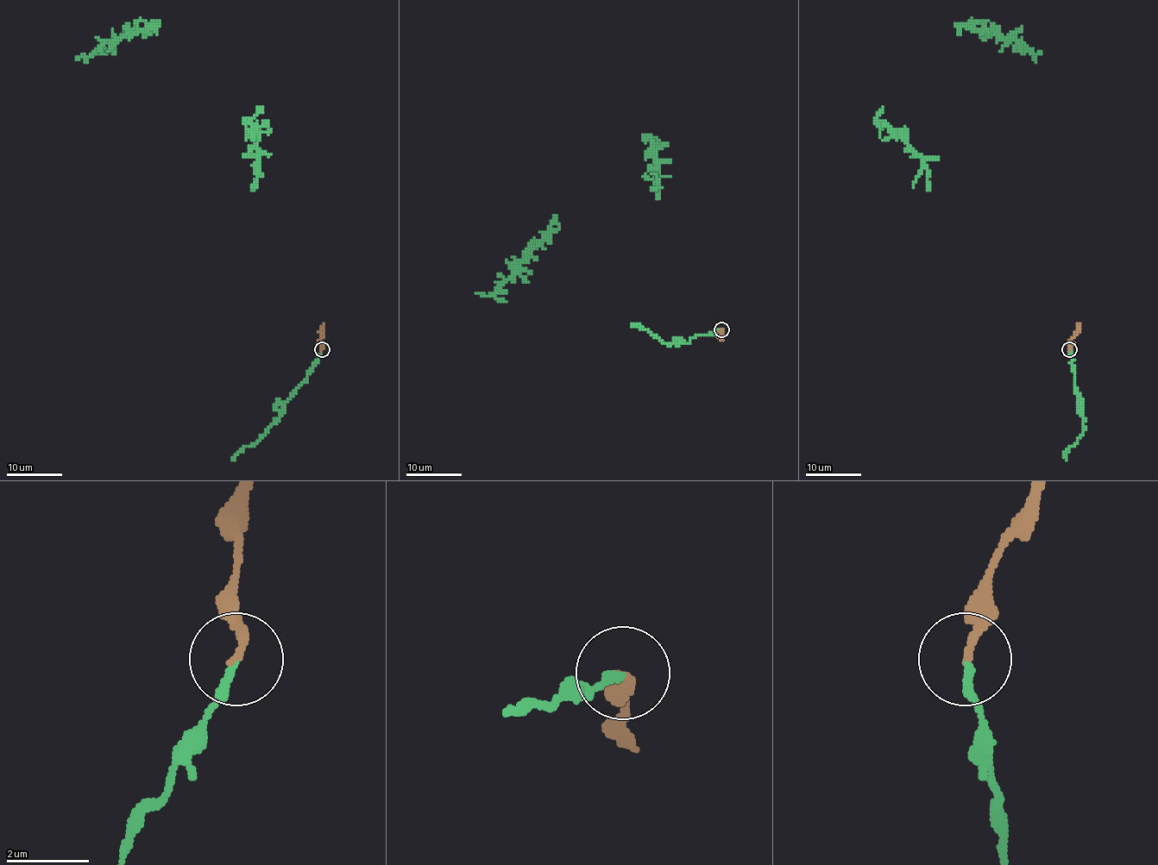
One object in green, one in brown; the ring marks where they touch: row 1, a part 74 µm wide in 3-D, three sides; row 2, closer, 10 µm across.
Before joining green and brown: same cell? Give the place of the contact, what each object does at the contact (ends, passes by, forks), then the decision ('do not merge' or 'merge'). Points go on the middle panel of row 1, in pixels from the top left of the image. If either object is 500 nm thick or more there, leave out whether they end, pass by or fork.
(721, 329) | green ends | brown ends | merge

